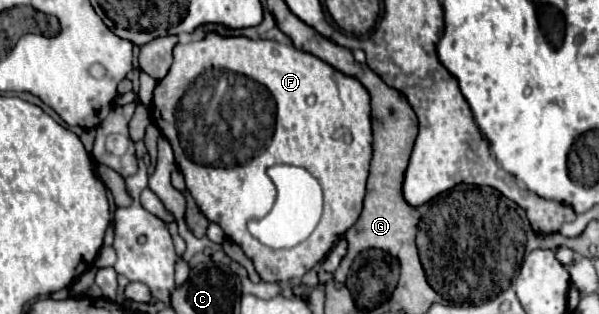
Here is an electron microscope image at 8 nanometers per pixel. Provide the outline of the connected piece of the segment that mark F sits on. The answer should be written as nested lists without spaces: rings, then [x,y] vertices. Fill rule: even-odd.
[[[207,32],[203,40],[177,44],[173,48],[173,64],[167,76],[159,80],[153,90],[151,120],[169,140],[177,158],[177,166],[185,176],[187,190],[191,192],[199,210],[207,216],[209,222],[219,224],[229,240],[233,240],[243,248],[243,252],[251,258],[257,274],[265,282],[283,282],[289,278],[301,278],[307,270],[311,270],[317,262],[321,262],[327,256],[327,252],[357,222],[361,214],[373,142],[369,94],[363,88],[363,84],[359,84],[359,80],[335,70],[331,64],[323,62],[321,58],[309,52],[297,50],[287,44],[279,44],[275,40],[249,40],[245,36],[225,38],[215,32]],[[309,94],[317,96],[317,102],[313,106],[305,102]],[[211,112],[215,112],[215,124],[223,128],[221,146],[217,140],[217,150],[213,158],[211,158]],[[339,128],[347,128],[351,132],[351,142],[343,144],[335,138],[335,132]],[[275,164],[293,164],[309,170],[319,180],[325,198],[319,228],[315,228],[315,232],[307,240],[303,240],[303,244],[297,244],[295,248],[289,250],[273,250],[255,240],[247,230],[249,220],[255,220],[255,216],[261,218],[259,216],[261,212],[257,208],[259,204],[263,206],[265,198],[263,196],[265,172]]]

